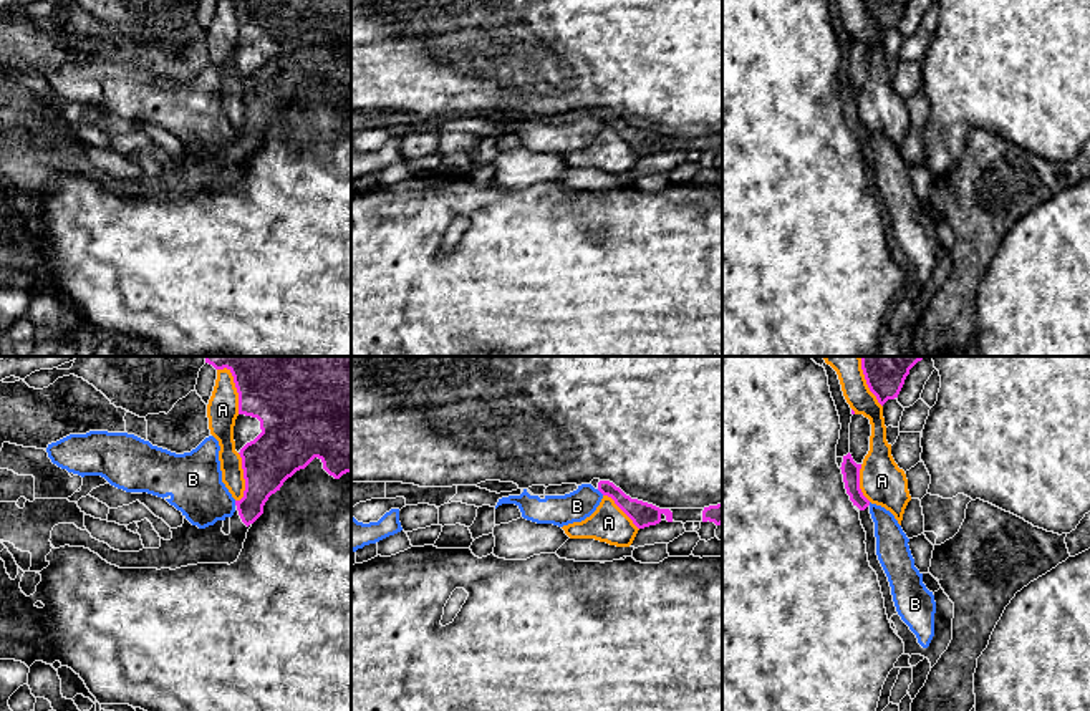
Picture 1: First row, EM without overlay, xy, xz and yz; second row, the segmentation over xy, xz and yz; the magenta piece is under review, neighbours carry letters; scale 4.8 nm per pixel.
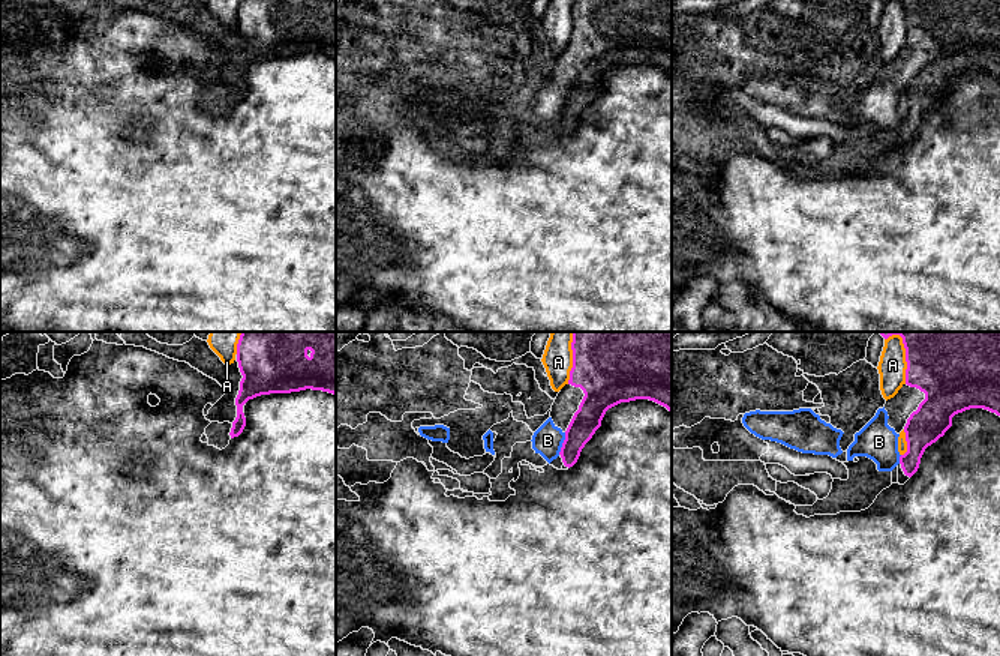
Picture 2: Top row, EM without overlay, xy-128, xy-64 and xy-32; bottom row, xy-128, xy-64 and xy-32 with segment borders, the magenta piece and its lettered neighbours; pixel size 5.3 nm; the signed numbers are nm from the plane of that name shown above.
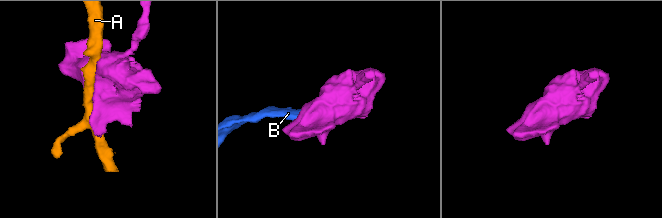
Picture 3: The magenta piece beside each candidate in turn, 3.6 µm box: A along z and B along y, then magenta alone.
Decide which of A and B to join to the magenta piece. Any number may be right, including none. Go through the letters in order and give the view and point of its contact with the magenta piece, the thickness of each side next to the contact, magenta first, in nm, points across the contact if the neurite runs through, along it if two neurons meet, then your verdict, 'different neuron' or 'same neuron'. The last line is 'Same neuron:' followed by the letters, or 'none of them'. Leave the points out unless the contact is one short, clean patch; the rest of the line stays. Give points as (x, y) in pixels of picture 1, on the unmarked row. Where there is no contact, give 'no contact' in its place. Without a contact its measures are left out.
A: meets magenta in xy at (244, 106); 260 nm thick on the magenta side, 110 nm on the other; different neuron
B: meets magenta in xz at (600, 120); 120 nm thick on the magenta side, 150 nm on the other; border along xz (597, 118), (603, 123); different neuron
Same neuron: none of them

